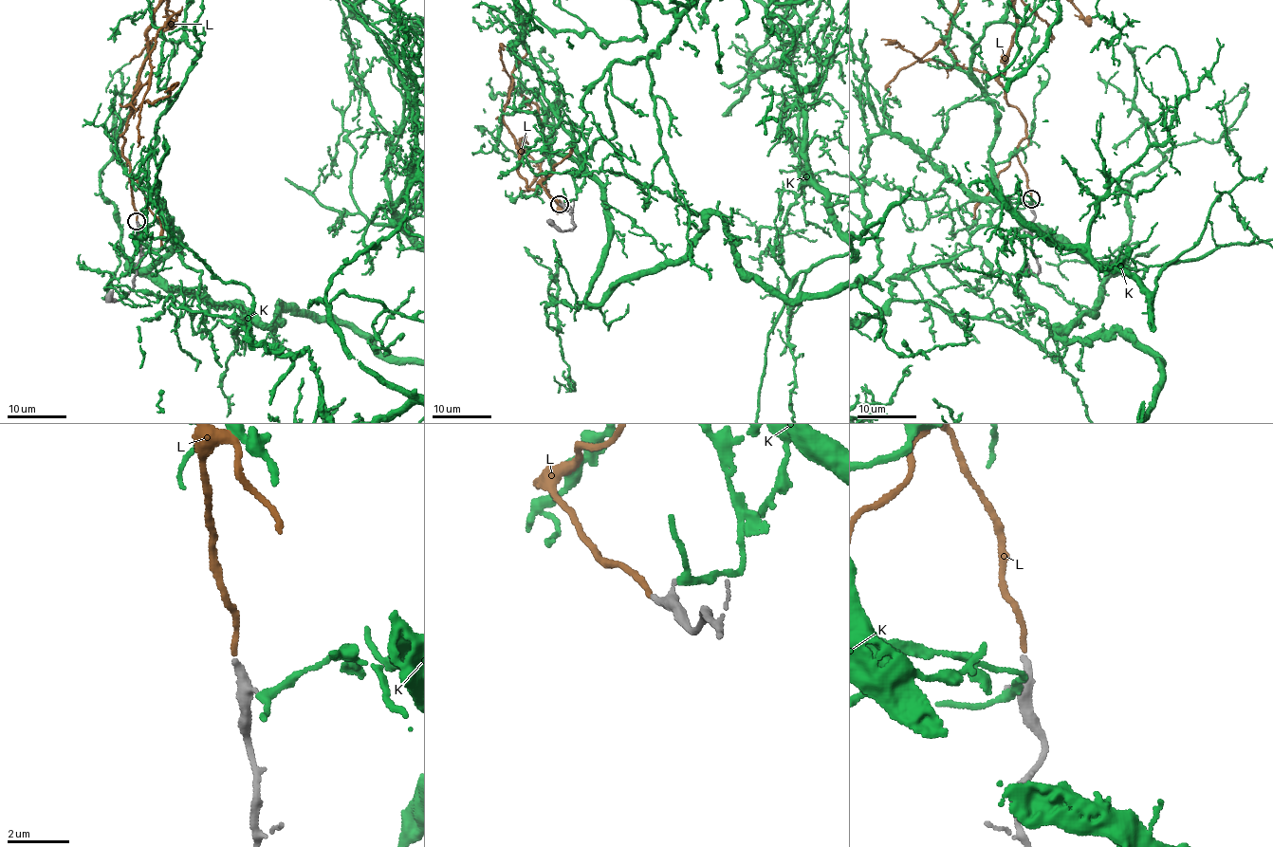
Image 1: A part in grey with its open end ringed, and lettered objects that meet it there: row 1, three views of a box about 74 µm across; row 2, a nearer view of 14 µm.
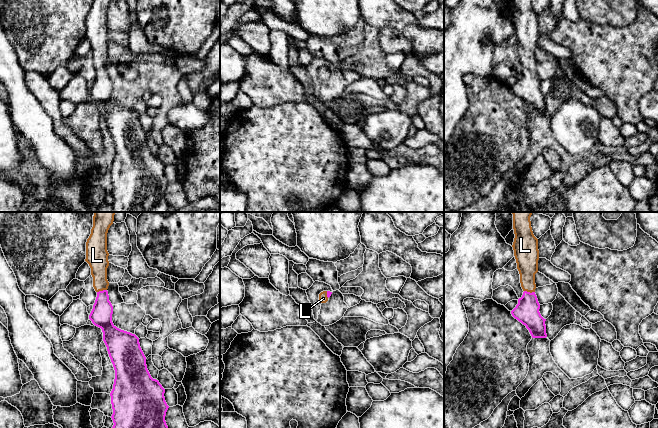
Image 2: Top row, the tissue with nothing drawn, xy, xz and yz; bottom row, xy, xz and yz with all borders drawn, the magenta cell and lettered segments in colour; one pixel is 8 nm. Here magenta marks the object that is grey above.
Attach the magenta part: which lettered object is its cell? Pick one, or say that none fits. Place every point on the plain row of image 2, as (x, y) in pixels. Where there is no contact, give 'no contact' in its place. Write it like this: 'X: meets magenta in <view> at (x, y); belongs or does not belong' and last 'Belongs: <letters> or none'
K: no contact; does not belong
L: meets magenta in yz at (529, 68); belongs
Belongs: L

